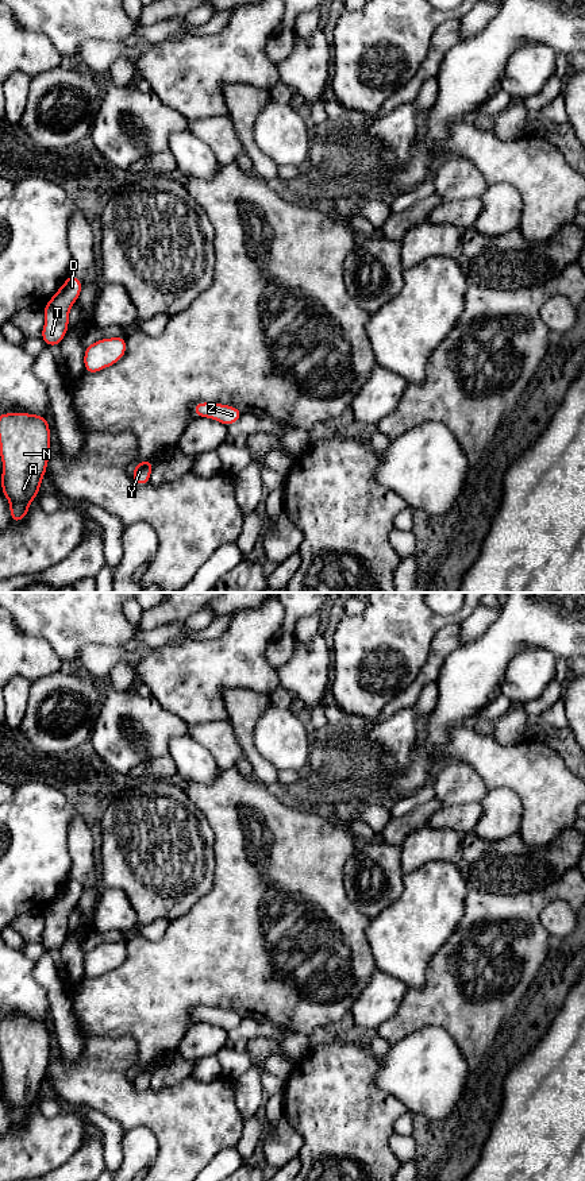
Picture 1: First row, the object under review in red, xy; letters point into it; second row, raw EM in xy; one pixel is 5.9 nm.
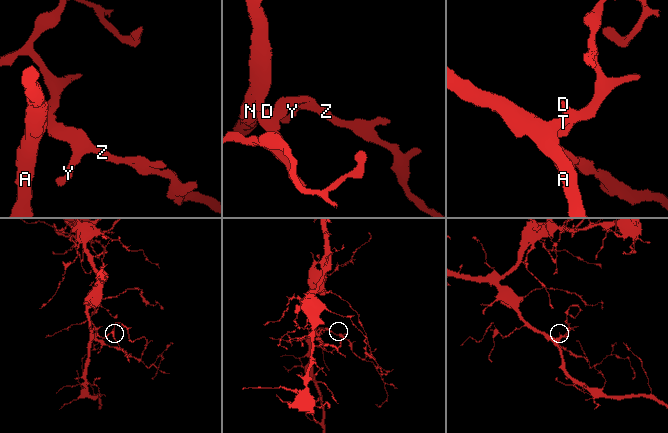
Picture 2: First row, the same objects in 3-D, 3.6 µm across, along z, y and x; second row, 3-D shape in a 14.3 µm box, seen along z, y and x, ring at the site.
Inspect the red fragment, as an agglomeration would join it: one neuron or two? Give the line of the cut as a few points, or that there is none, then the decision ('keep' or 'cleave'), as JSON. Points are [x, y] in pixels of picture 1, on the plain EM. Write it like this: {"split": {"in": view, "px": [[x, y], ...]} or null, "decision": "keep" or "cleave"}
{"split": {"in": "xy", "px": [[107, 944], [103, 948], [103, 972]]}, "decision": "cleave"}

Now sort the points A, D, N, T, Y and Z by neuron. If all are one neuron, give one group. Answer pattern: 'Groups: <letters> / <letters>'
Groups: A D N T / Y Z

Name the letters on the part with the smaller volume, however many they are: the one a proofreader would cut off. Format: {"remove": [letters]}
{"remove": ["Y", "Z"]}

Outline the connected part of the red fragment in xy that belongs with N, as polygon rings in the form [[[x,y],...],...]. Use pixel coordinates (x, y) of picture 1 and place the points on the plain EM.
[[[0,1018],[1,1099],[9,1107],[11,1128],[26,1123],[30,1107],[36,1104],[50,1062],[50,1030],[46,1020]]]

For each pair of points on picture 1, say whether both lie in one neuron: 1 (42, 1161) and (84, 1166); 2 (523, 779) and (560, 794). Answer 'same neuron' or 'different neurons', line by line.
1: different neurons
2: same neuron

